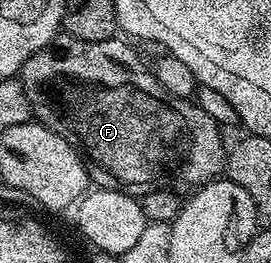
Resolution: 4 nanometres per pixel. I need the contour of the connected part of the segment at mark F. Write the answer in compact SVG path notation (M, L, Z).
M59 37L51 46L43 47L29 61L25 61L21 78L29 101L35 99L32 111L39 107L35 119L61 137L70 139L88 160L99 159L107 171L115 171L113 181L116 188L129 195L142 197L150 191L161 191L172 186L171 182L183 167L183 179L198 189L224 174L227 165L228 144L223 144L221 125L199 107L198 102L179 99L162 87L154 74L139 60L139 55L130 47L130 42L116 37L109 41L77 41L70 37Z

